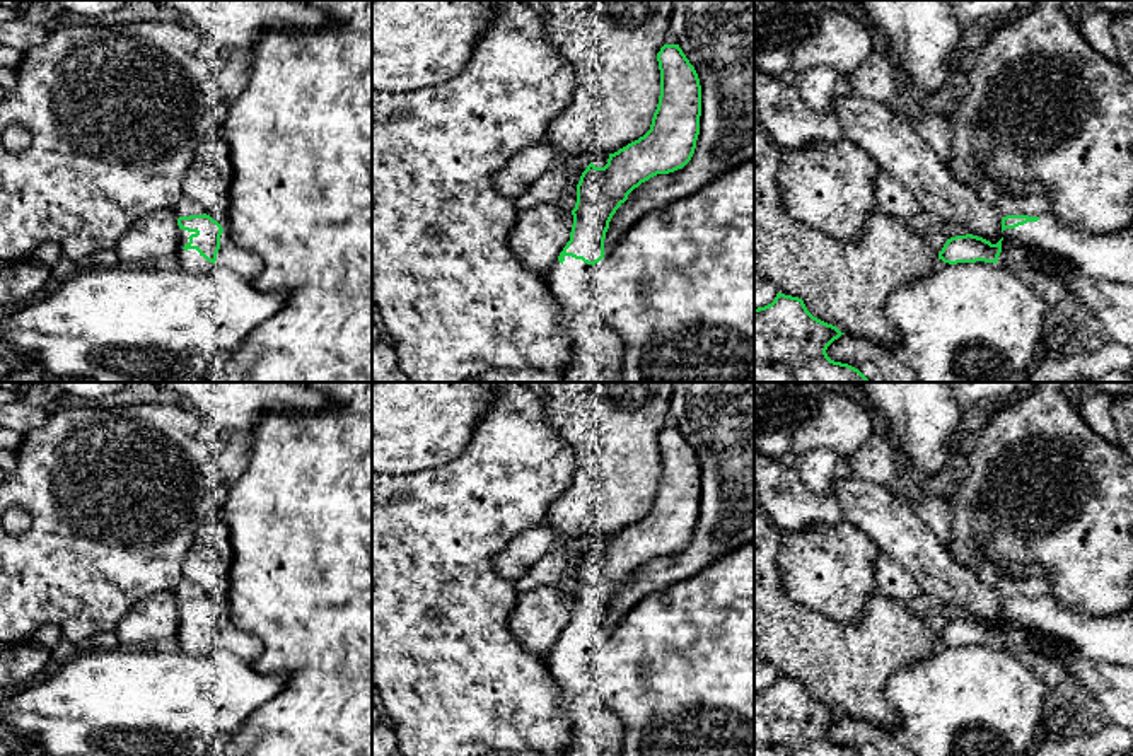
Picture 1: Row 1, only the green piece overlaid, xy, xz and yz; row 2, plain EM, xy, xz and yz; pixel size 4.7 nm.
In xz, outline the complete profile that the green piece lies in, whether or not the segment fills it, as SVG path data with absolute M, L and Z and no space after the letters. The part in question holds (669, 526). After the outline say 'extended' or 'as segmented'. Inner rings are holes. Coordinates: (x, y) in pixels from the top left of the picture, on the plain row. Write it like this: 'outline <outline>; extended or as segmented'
outline M679 427L657 435L660 478L650 512L609 536L604 550L592 544L577 567L570 623L546 660L572 718L572 742L561 756L623 756L625 727L594 695L594 647L604 640L604 621L616 592L642 565L683 551L700 517L701 468Z; extended

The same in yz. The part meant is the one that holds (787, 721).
outline M778 674L771 686L754 691L754 756L862 756L828 739L828 729L841 717L836 708L814 700L802 681Z; as segmented

